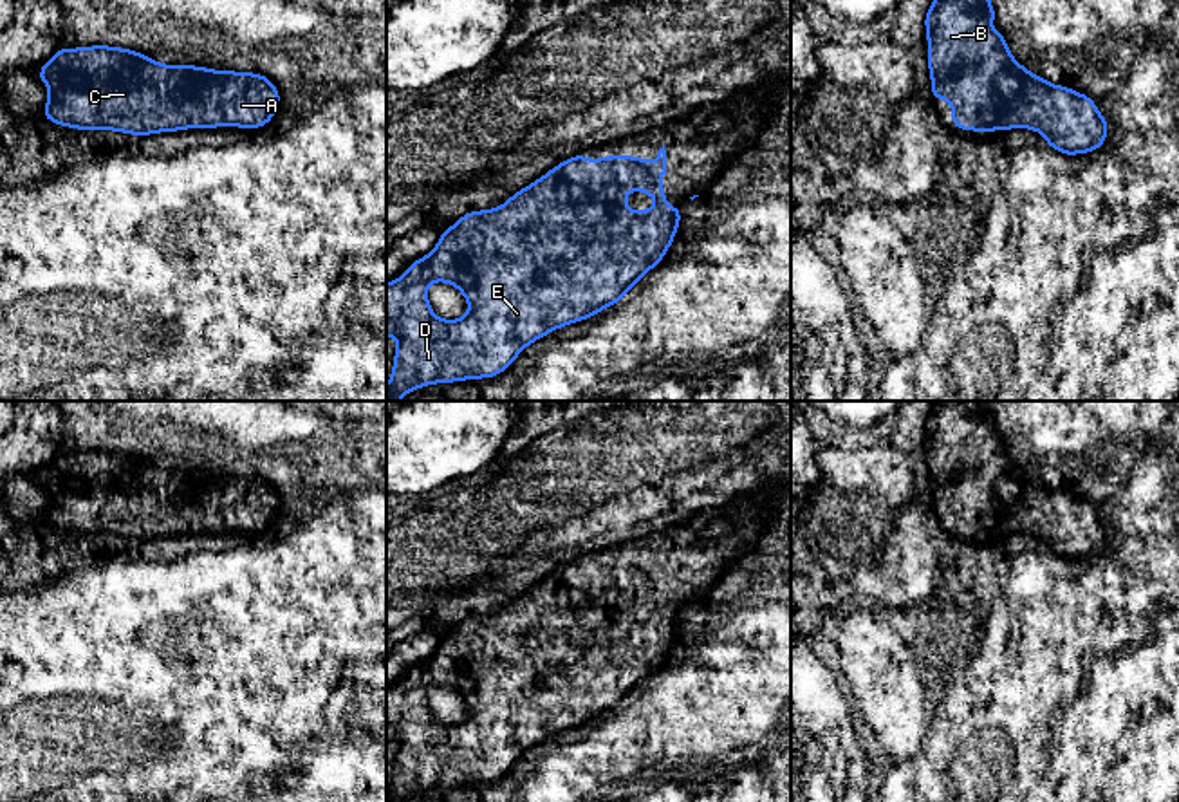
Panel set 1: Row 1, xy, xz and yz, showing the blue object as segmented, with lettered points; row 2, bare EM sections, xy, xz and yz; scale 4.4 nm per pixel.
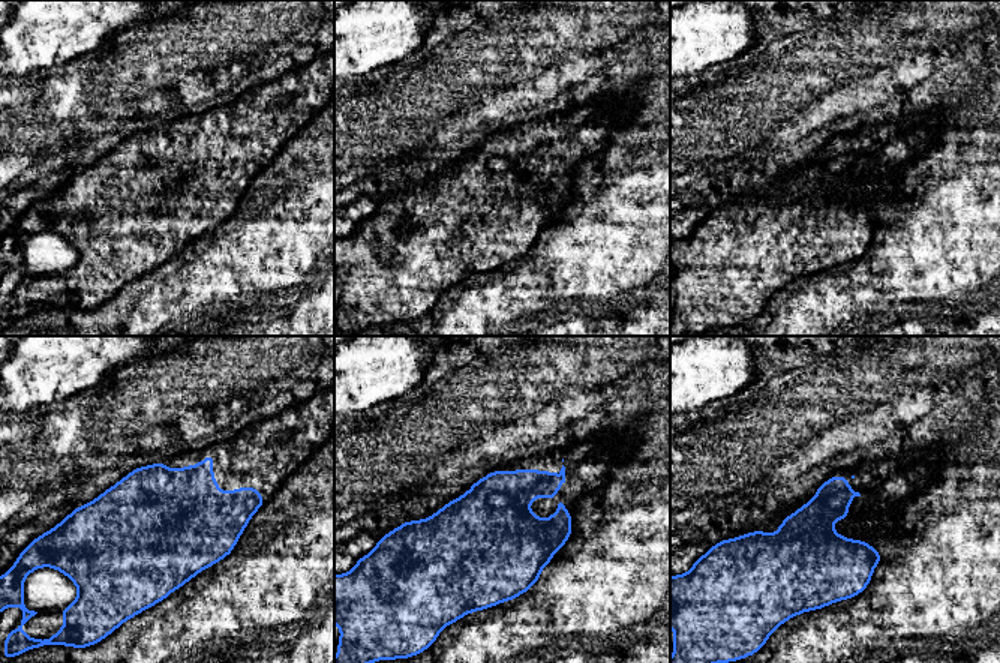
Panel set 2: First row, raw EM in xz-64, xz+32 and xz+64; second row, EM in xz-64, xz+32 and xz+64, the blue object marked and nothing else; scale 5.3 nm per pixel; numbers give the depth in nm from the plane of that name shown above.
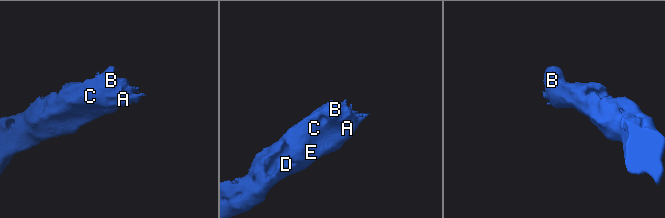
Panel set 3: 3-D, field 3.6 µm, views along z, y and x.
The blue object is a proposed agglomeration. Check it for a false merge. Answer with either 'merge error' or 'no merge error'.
no merge error

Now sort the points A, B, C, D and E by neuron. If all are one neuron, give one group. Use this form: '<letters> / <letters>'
A B C D E

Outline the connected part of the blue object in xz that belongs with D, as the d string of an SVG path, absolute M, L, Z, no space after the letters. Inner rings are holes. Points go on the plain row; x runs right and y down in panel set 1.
M664 549L657 556L655 569L636 560L605 560L589 565L585 558L578 558L516 596L502 611L464 618L441 638L430 659L413 665L399 685L386 688L386 742L399 742L386 802L404 802L435 788L497 782L527 750L625 704L630 692L664 663L682 625L681 609L666 611L666 594L659 589L664 580ZM637 594L654 602L657 611L630 616L625 598ZM432 686L457 692L469 708L468 719L459 724L435 721L426 699Z

